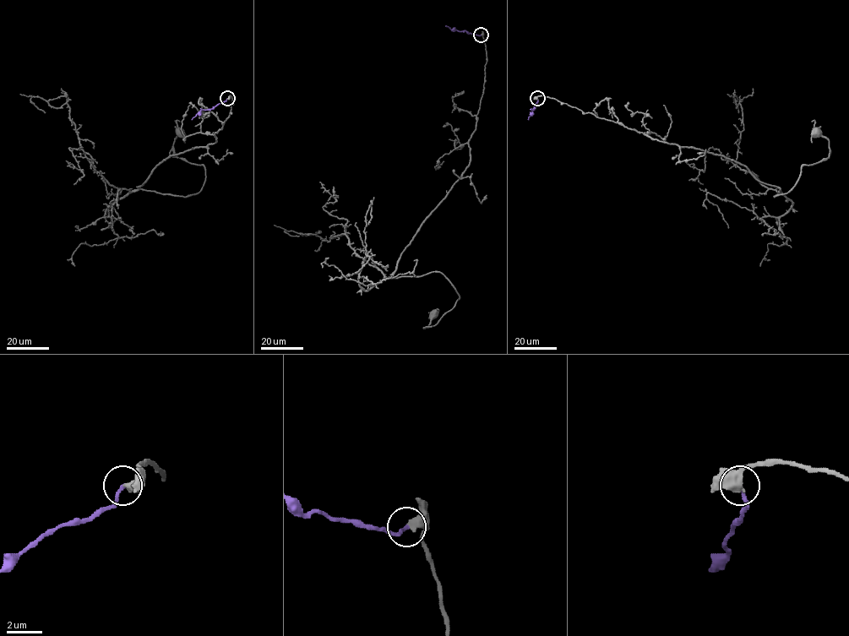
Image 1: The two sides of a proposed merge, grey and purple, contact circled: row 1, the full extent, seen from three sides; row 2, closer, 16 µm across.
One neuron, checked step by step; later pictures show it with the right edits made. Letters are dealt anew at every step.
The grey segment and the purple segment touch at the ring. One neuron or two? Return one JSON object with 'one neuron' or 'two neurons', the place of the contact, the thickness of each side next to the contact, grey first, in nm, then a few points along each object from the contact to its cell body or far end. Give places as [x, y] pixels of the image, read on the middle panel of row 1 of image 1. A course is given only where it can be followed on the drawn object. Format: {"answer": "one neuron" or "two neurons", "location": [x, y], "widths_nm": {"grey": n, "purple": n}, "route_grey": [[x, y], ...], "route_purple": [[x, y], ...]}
{"answer": "one neuron", "location": [481, 35], "widths_nm": {"grey": 500, "purple": 190}, "route_grey": [[481, 35], [485, 81], [469, 165], [393, 275], [439, 271], [459, 296], [428, 327], [434, 315]], "route_purple": [[481, 35], [451, 29], [445, 26]]}

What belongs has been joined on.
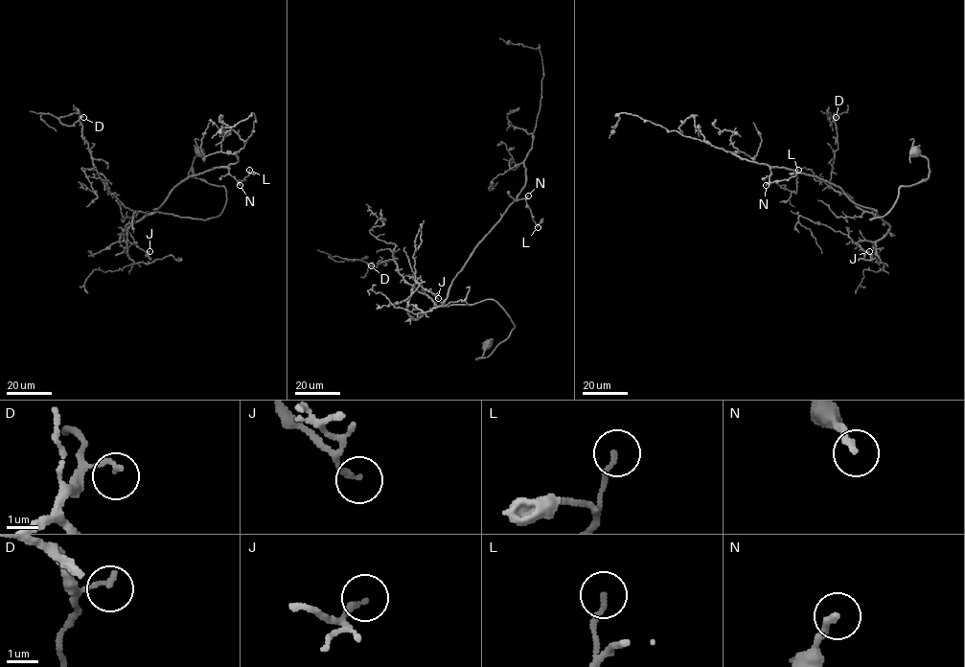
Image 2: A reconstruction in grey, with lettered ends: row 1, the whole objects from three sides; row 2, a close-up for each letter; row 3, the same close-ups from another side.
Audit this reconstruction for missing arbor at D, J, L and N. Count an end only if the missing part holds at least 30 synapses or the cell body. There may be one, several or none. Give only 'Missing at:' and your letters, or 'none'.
Missing at: N

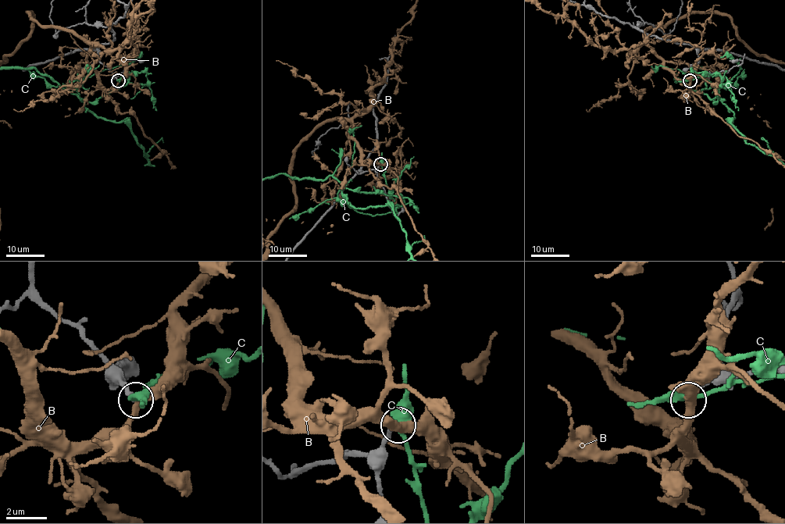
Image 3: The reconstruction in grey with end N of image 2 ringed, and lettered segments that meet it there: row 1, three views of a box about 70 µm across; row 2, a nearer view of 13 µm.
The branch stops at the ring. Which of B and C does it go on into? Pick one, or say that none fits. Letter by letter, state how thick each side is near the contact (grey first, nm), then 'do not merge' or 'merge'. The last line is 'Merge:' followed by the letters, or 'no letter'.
B: 200/360 nm | do not merge
C: 240/340 nm | do not merge
Merge: no letter

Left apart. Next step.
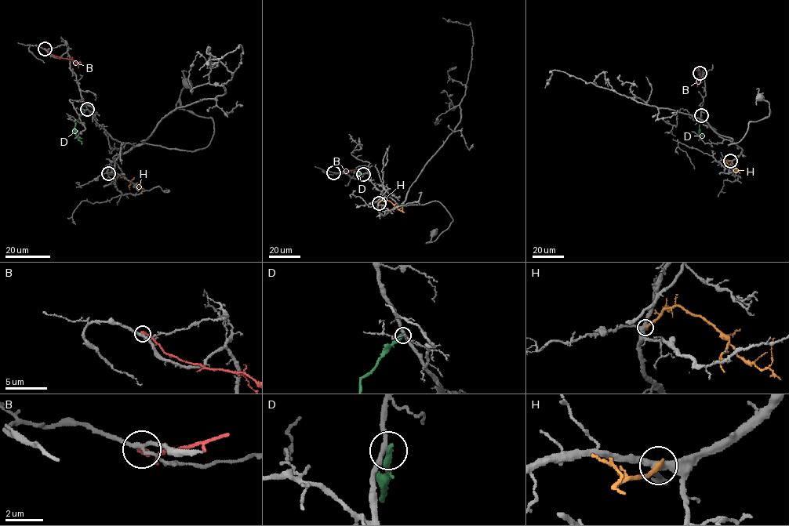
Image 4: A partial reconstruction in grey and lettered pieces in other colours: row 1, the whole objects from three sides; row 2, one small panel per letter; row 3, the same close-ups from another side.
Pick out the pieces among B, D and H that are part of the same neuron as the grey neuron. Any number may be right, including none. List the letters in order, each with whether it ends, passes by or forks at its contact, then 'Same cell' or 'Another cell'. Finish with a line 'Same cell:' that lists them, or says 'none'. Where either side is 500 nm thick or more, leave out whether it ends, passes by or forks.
B: It passes by. Another cell
D: It ends there. Another cell
H: It ends there. Another cell
Same cell: none

